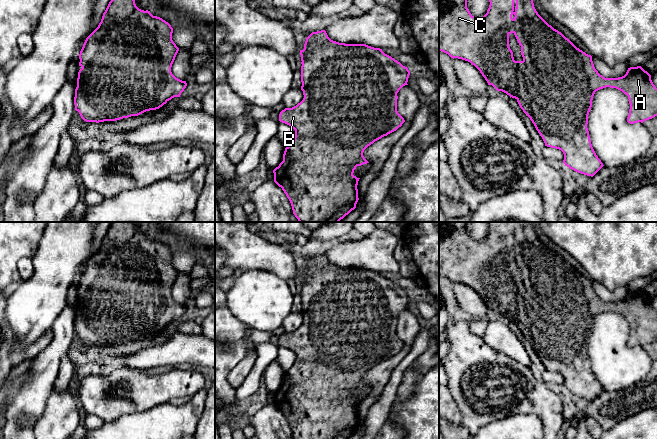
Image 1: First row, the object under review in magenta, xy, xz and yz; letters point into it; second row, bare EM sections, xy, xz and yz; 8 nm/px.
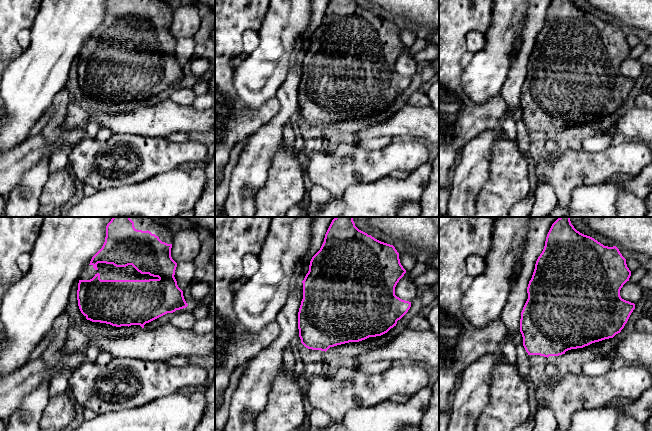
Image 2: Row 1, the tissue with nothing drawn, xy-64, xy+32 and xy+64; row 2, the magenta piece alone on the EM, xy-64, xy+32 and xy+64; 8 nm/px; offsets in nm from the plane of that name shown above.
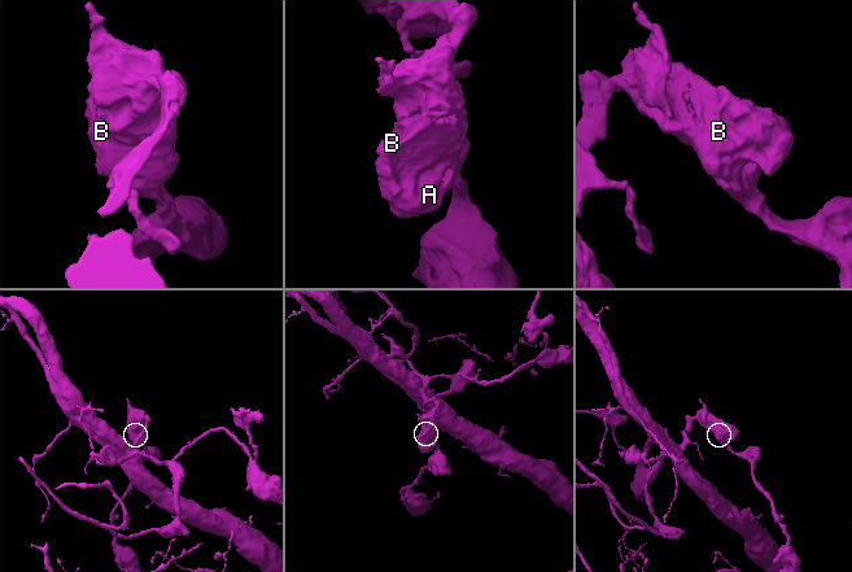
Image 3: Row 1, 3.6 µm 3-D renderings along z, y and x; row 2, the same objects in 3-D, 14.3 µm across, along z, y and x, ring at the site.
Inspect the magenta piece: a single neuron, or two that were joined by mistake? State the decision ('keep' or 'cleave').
keep

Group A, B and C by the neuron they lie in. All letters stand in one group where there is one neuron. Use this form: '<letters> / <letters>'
A B C

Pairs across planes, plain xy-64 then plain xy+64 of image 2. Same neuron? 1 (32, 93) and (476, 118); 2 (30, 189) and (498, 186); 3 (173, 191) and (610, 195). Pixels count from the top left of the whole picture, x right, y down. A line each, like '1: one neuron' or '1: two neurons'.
1: two neurons
2: two neurons
3: one neuron

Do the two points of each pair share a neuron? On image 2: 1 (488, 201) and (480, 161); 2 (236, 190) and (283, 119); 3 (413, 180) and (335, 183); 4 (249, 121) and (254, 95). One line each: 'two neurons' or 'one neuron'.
1: two neurons
2: one neuron
3: two neurons
4: two neurons

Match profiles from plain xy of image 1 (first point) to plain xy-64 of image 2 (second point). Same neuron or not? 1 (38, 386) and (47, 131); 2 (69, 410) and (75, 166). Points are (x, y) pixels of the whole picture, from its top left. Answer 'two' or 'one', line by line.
1: one
2: two

